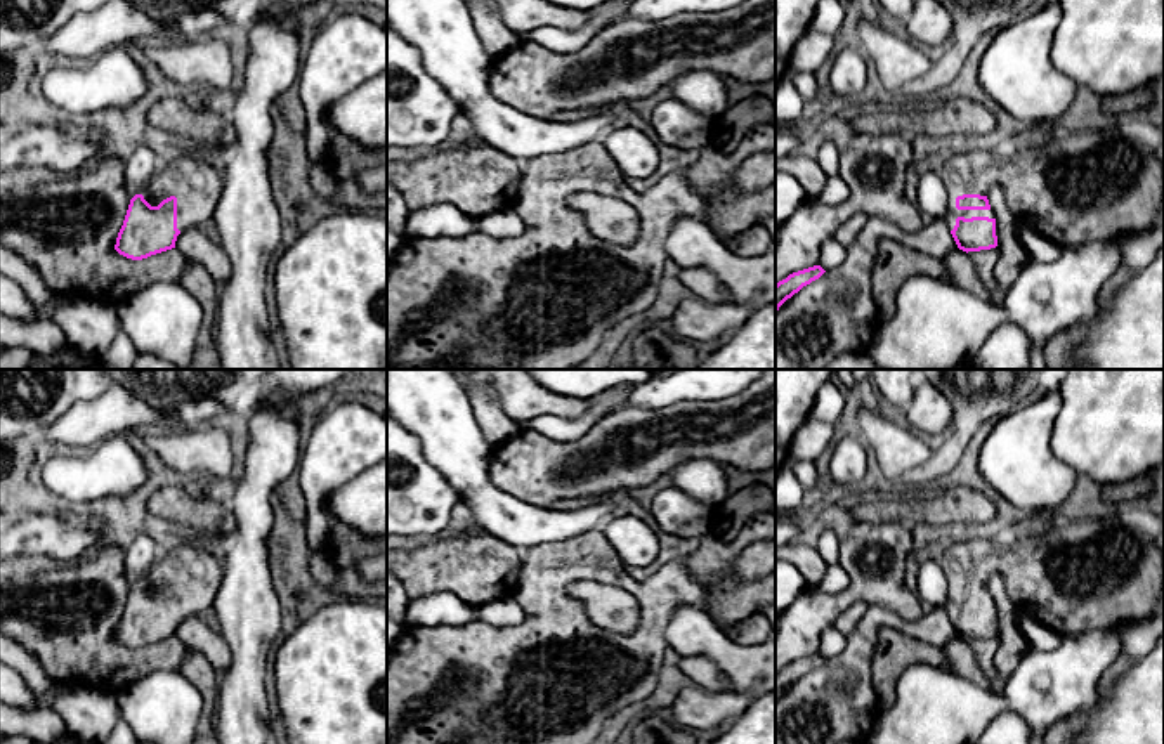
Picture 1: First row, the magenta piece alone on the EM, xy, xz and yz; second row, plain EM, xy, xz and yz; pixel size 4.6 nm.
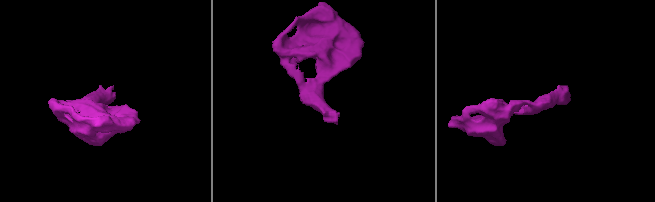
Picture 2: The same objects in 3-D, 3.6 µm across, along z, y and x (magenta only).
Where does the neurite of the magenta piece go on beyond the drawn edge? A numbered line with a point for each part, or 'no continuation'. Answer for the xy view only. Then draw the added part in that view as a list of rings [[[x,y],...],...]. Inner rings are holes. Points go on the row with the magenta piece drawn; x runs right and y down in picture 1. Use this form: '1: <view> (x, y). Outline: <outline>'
1: xy (196, 184). Outline: [[[172,151],[142,196],[151,206],[177,198],[177,229],[203,227],[213,219],[222,193],[222,172],[203,158]]]

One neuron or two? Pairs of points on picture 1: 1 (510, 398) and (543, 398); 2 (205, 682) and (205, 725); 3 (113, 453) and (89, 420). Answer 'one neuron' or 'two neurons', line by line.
1: one neuron
2: one neuron
3: two neurons

